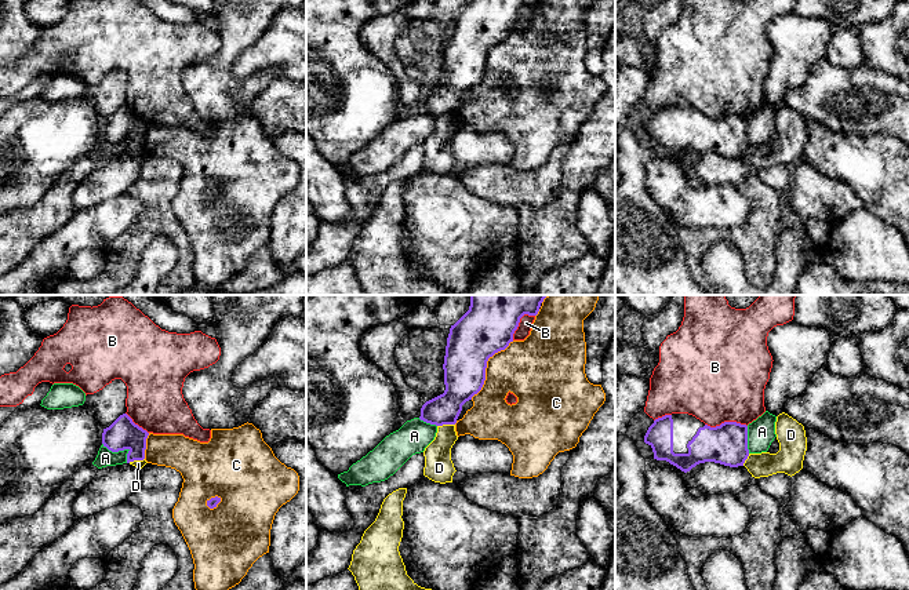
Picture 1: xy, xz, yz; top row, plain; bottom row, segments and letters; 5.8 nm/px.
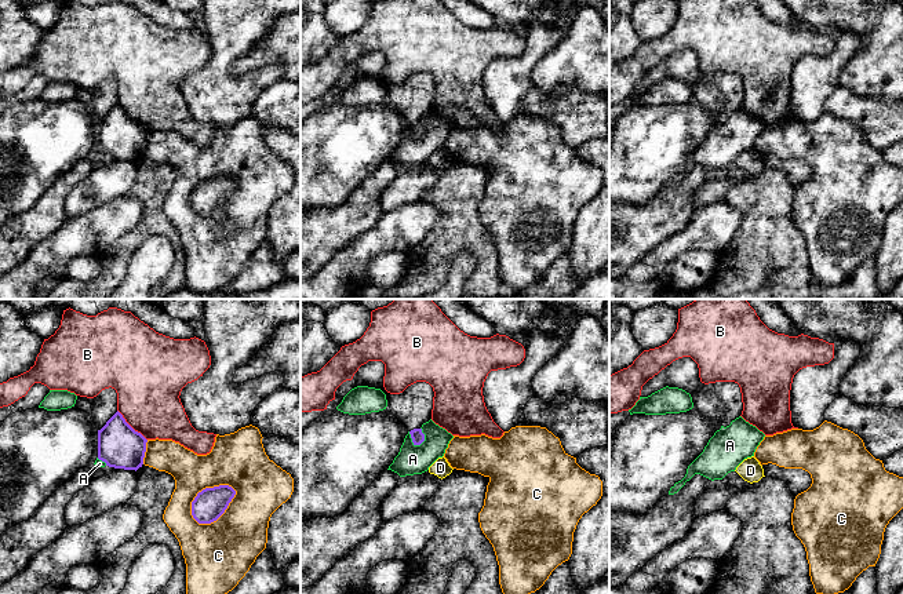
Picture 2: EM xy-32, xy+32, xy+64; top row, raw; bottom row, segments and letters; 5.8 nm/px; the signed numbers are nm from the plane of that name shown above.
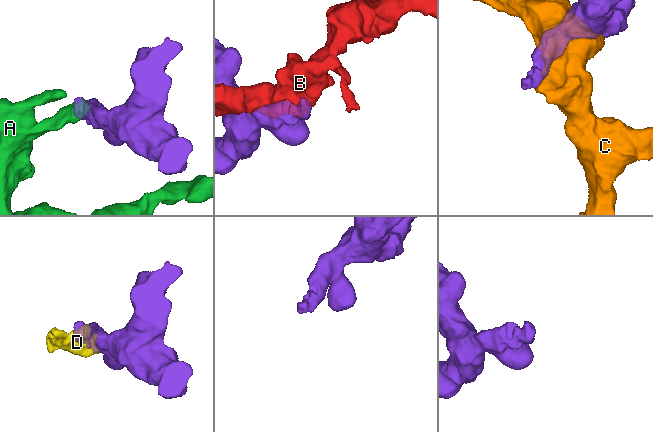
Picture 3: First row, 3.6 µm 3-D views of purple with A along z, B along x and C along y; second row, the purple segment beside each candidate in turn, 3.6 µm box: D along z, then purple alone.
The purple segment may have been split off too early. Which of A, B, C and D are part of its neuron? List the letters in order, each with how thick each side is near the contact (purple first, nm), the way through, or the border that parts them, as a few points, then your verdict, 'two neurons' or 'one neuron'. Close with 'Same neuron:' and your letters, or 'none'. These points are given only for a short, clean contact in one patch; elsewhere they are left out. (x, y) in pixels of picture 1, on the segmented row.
A: 180/100 nm | along xy (102, 443), (112, 451), (126, 450), (127, 462) | two neurons
B: 240/500 nm | two neurons
C: 300/340 nm | two neurons
D: 190/160 nm | along xz (454, 423), (437, 426) | two neurons
Same neuron: none

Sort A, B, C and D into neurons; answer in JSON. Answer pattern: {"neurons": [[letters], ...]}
{"neurons": [["A"], ["B"], ["C"], ["D"]]}

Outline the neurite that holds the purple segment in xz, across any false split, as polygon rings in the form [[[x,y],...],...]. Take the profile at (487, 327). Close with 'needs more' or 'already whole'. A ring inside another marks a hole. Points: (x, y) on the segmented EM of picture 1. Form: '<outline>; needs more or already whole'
[[[470,295],[469,310],[450,328],[444,356],[443,394],[426,401],[419,419],[455,425],[462,405],[486,380],[487,361],[513,342],[524,314],[537,316],[549,295]]]; already whole

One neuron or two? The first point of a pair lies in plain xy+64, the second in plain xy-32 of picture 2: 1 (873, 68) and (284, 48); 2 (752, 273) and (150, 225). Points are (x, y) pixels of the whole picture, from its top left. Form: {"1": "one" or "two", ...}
{"1": "one", "2": "one"}

